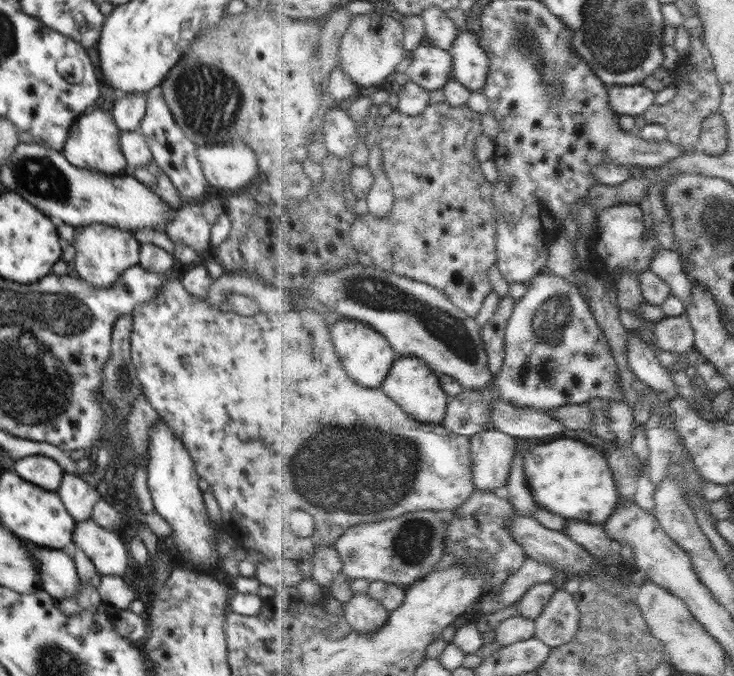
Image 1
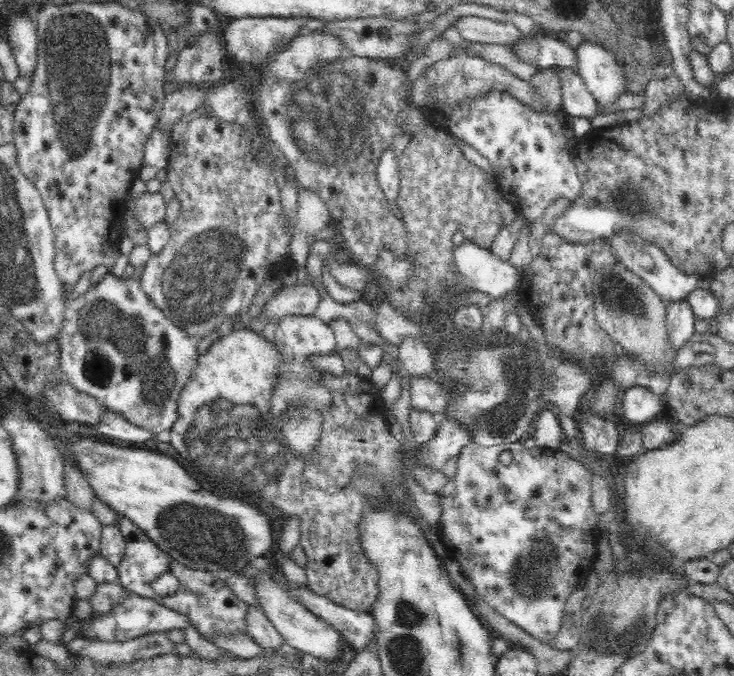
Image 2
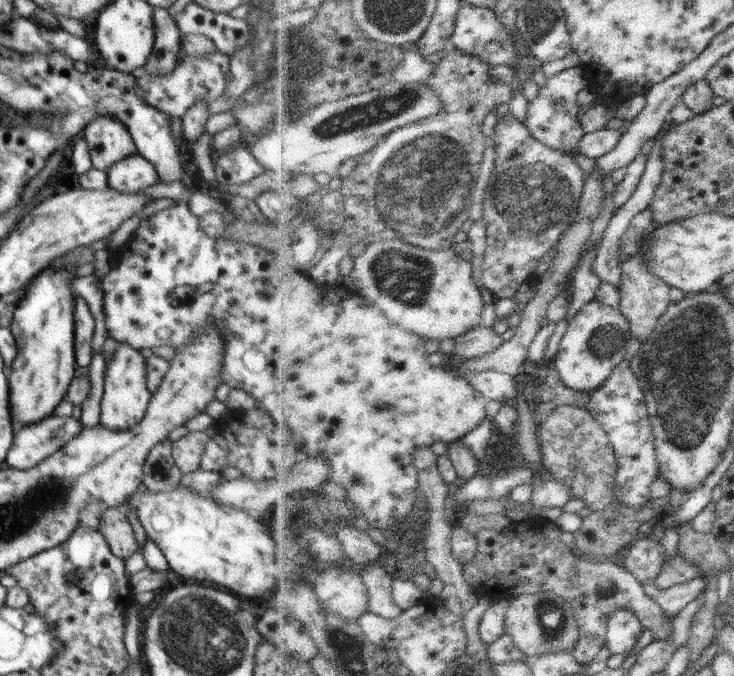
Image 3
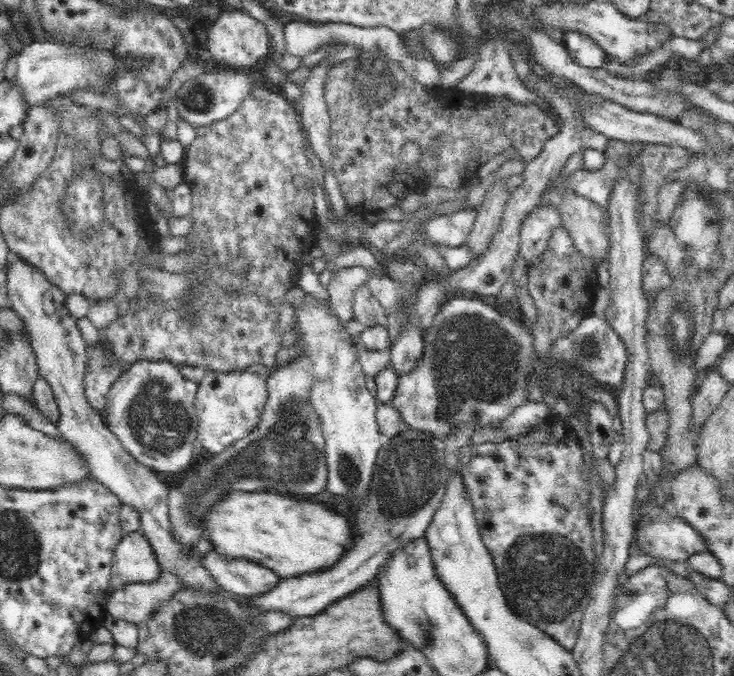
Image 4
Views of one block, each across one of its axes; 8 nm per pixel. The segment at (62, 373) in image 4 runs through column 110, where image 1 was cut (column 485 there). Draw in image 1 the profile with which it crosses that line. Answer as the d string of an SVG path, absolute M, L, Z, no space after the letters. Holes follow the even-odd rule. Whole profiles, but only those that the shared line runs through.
M498 428L481 432L471 439L477 488L492 492L506 490L522 442Z

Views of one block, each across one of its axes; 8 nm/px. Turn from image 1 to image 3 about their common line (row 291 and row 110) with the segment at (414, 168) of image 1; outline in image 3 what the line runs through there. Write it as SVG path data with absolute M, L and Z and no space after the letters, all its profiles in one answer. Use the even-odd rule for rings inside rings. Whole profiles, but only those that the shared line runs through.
M453 46L447 50L447 55L438 63L438 72L427 82L428 86L440 92L444 110L438 116L392 132L372 152L363 156L360 166L343 179L341 190L345 196L346 223L342 231L350 238L352 245L363 241L369 247L377 241L396 237L414 246L434 251L448 250L454 247L462 226L471 218L471 194L481 176L488 147L488 137L482 126L490 112L514 100L516 87L502 80L494 80L490 74L492 64L484 62L481 56L466 54Z

